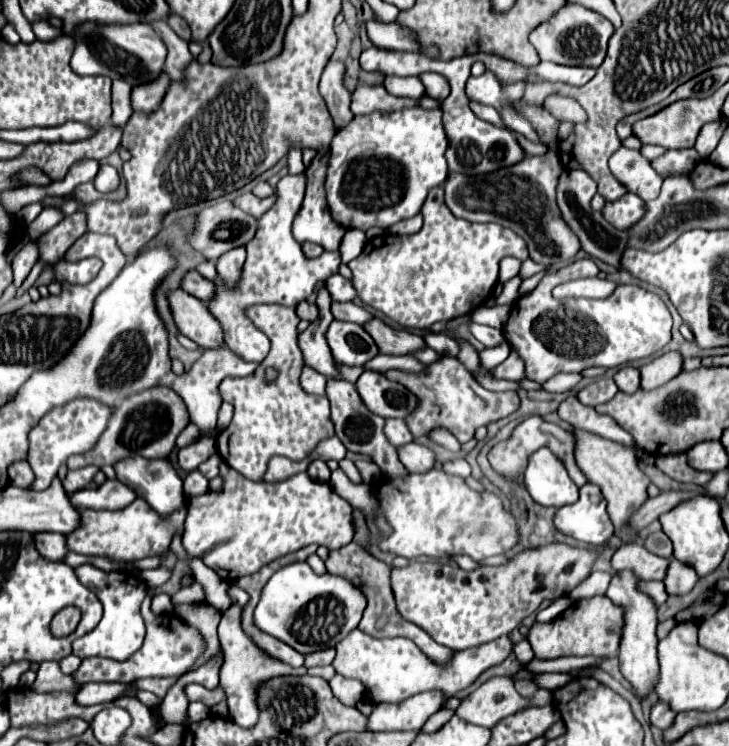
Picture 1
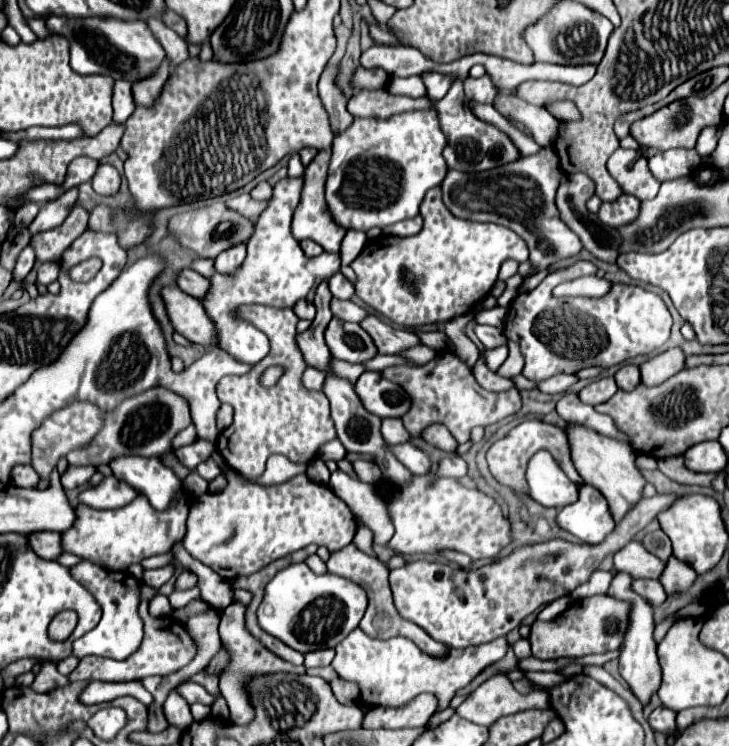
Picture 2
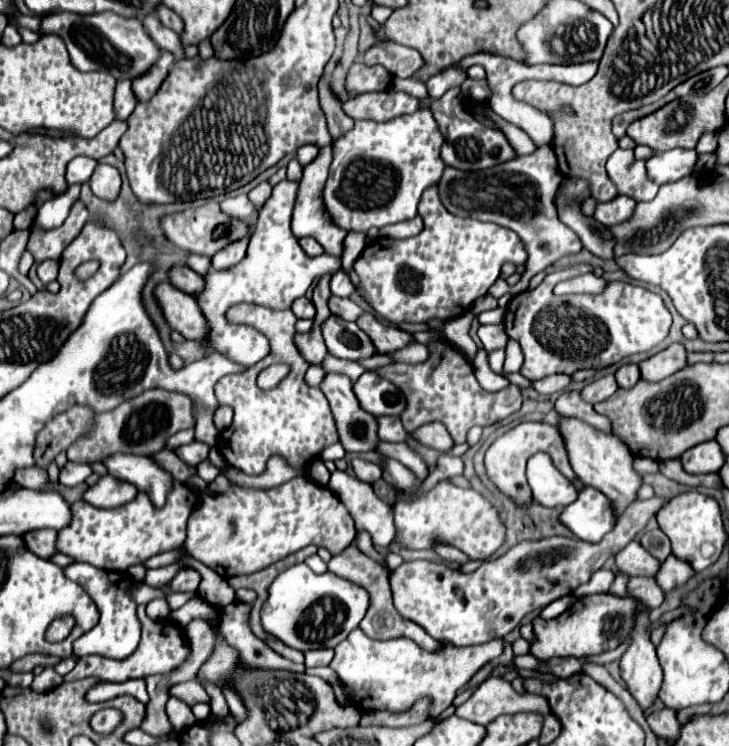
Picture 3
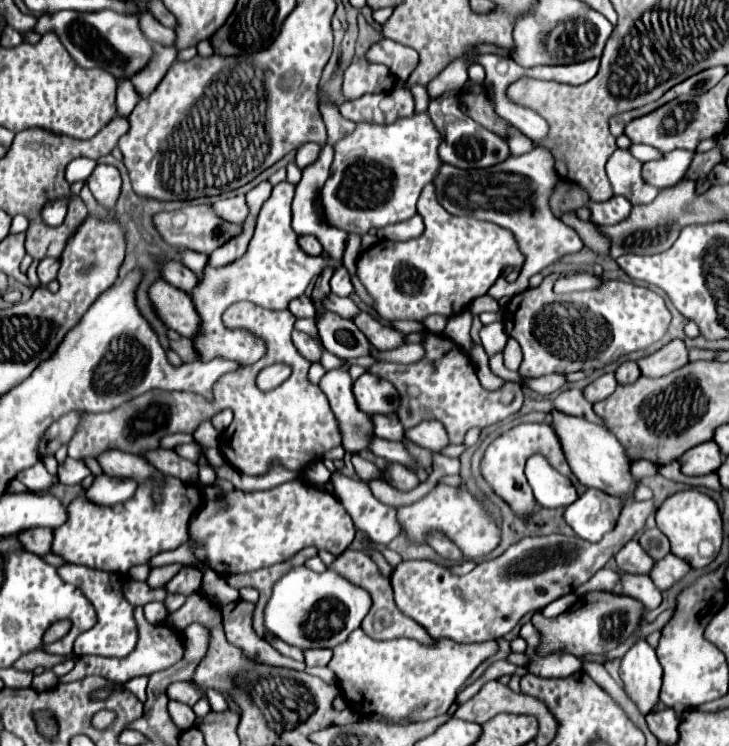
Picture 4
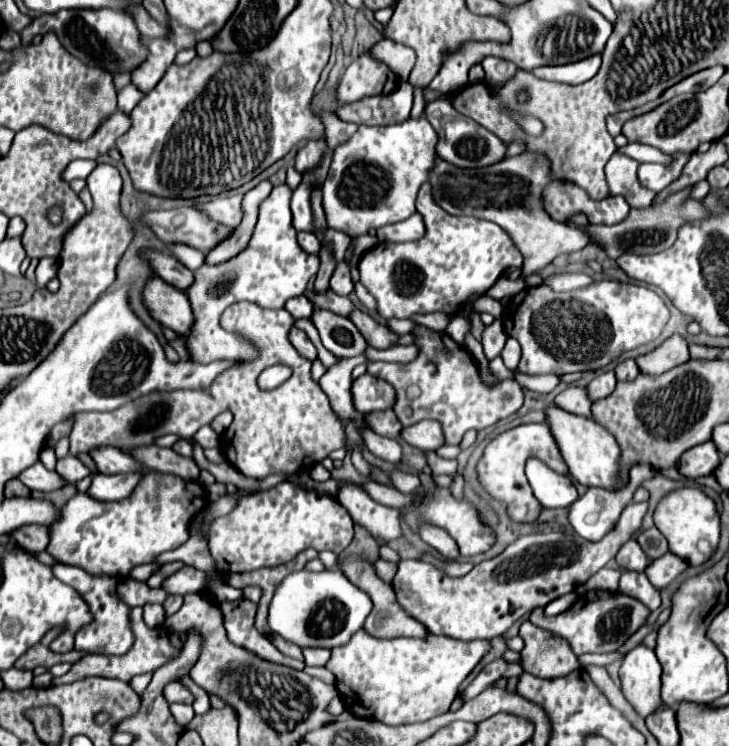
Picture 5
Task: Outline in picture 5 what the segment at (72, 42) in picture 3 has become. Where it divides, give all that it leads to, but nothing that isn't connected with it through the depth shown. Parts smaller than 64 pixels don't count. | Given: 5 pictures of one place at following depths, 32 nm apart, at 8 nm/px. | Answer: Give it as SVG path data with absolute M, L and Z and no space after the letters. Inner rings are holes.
M100 8L100 10L58 10L50 14L48 18L36 18L26 32L22 32L22 44L30 44L32 36L36 34L48 34L54 32L62 46L76 58L82 60L82 64L98 66L102 70L108 70L112 74L120 72L134 72L146 56L148 56L148 44L142 40L136 22L130 14L112 10L112 8Z

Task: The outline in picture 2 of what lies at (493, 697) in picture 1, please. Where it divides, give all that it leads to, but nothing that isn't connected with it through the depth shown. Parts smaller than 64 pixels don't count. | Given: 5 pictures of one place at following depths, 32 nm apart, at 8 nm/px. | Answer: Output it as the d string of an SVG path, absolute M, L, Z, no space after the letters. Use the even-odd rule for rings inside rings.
M492 676L478 686L456 709L456 714L474 724L492 726L496 718L516 714L528 708L548 708L550 698L546 690L534 690L522 696L514 690L508 676Z

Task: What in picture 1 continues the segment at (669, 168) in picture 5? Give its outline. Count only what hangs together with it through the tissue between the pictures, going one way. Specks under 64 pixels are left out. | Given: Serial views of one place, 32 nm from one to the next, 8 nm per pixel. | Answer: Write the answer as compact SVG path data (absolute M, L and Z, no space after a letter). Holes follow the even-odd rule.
M690 148L690 150L670 150L670 152L666 152L664 156L652 160L652 166L654 166L654 170L656 170L662 178L666 178L666 176L672 174L672 172L692 170L694 164L700 162L700 160L702 160L702 158L700 158L700 154L698 154L694 148Z

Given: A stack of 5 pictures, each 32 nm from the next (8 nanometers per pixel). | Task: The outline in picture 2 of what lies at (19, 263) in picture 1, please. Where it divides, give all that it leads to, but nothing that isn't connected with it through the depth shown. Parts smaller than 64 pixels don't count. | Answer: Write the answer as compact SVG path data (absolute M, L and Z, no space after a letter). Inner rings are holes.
M24 248L22 252L20 252L20 256L18 256L18 260L16 260L16 264L14 264L14 280L20 284L26 276L28 276L28 272L32 270L32 266L34 266L34 262L36 262L36 256L34 256L34 248Z

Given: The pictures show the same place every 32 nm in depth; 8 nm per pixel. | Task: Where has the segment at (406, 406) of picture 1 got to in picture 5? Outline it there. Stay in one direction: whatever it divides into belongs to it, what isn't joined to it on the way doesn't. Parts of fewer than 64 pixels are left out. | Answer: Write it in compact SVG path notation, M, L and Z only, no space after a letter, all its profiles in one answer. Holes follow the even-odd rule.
M362 374L352 384L352 398L358 412L382 412L392 410L396 404L396 390L372 374Z

